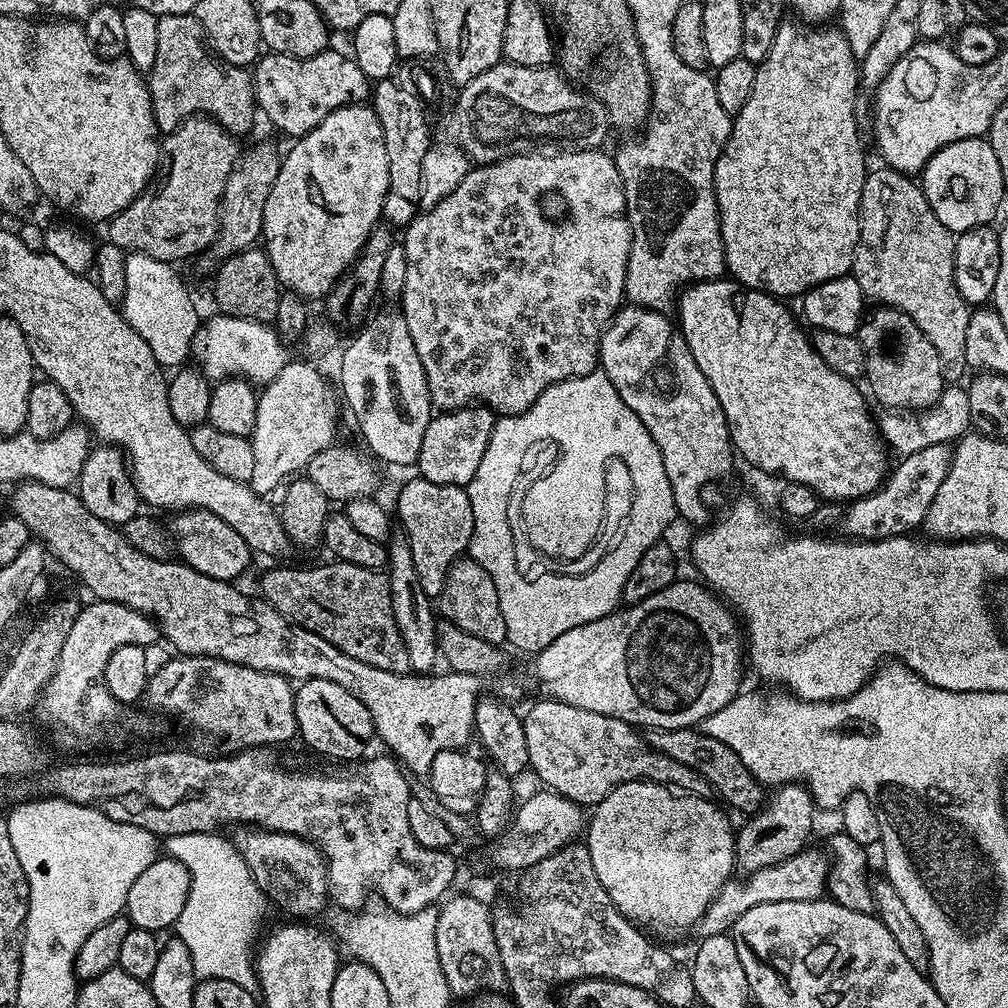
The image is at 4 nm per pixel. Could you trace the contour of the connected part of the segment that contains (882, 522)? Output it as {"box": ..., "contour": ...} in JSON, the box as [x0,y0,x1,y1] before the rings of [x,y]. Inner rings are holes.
{"box":[842,444,952,540],"contour":[[[947,444],[923,447],[922,450],[903,457],[899,461],[901,464],[897,468],[895,465],[887,473],[884,483],[875,492],[871,492],[868,496],[862,496],[858,500],[851,501],[845,507],[842,521],[843,535],[852,540],[885,540],[886,538],[915,533],[915,528],[919,529],[923,525],[926,514],[930,510],[930,502],[934,502],[934,498],[938,494],[938,486],[942,486],[942,481],[946,479],[951,461],[952,448]]]}

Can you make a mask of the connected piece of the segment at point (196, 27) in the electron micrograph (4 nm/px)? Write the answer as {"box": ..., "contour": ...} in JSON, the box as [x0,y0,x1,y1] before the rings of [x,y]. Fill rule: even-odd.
{"box":[147,15,258,138],"contour":[[[195,15],[159,17],[158,58],[154,58],[154,66],[147,77],[147,82],[152,99],[152,113],[156,119],[157,129],[161,133],[170,133],[188,117],[203,114],[218,121],[227,132],[231,132],[233,136],[240,138],[243,137],[243,132],[251,130],[256,116],[258,120],[256,92],[252,89],[251,75],[243,67],[226,64],[213,55]]]}

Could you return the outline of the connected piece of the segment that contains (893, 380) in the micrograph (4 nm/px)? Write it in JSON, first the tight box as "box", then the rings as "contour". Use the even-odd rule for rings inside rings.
{"box":[858,306,946,410],"contour":[[[876,306],[860,321],[858,335],[864,351],[864,375],[876,400],[888,410],[921,410],[935,404],[946,387],[946,381],[934,346],[914,326],[906,314],[896,308]]]}

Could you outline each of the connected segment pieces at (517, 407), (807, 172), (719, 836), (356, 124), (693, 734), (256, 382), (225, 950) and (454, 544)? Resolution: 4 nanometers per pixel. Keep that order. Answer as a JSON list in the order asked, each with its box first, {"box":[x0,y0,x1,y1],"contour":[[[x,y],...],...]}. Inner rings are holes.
[{"box":[402,147,632,416],"contour":[[[585,147],[574,152],[560,152],[557,156],[538,151],[529,150],[469,167],[462,182],[458,182],[446,198],[433,208],[421,211],[403,229],[406,286],[402,293],[402,315],[406,318],[406,330],[410,330],[410,338],[414,338],[414,346],[426,374],[432,407],[440,412],[452,412],[455,408],[467,408],[477,403],[491,408],[500,416],[517,416],[534,404],[550,385],[597,371],[600,333],[625,303],[624,283],[632,235],[628,218],[624,215],[624,183],[615,159],[609,153],[607,156],[604,150]]]},{"box":[712,22,866,298],"contour":[[[781,22],[776,26],[774,46],[770,46],[770,54],[766,54],[766,58],[757,67],[754,90],[750,90],[750,98],[746,98],[746,106],[742,106],[742,110],[732,121],[732,132],[728,136],[722,154],[716,159],[712,181],[716,191],[716,208],[720,212],[724,262],[731,279],[749,290],[767,292],[769,296],[800,298],[822,282],[830,282],[834,278],[851,273],[860,233],[860,199],[866,167],[864,168],[864,146],[860,142],[860,134],[856,126],[856,92],[861,91],[858,57],[850,50],[839,27],[813,26],[807,22],[788,23]]]},{"box":[586,780,736,933],"contour":[[[635,780],[618,786],[606,794],[601,804],[595,805],[593,812],[596,813],[586,824],[586,843],[594,874],[598,874],[598,882],[602,882],[617,910],[641,929],[649,933],[695,929],[706,906],[710,906],[718,890],[733,875],[736,868],[734,824],[732,828],[729,813],[719,803],[712,802],[702,796],[689,796],[667,784]]]},{"box":[262,103,390,298],"contour":[[[367,103],[347,104],[345,108],[339,108],[329,112],[324,121],[314,130],[310,130],[305,136],[299,137],[296,144],[289,150],[280,161],[278,178],[270,190],[270,198],[266,198],[266,210],[264,211],[264,230],[262,233],[262,247],[268,253],[270,262],[276,271],[276,277],[280,279],[281,285],[289,292],[296,292],[299,296],[311,298],[323,298],[327,296],[330,289],[336,284],[336,280],[344,271],[351,266],[358,258],[366,238],[381,223],[382,213],[384,211],[384,199],[386,190],[390,182],[390,166],[388,165],[388,155],[386,154],[386,142],[384,141],[384,126],[380,123],[379,116],[376,115],[376,109]]]},{"box":[646,727,766,814],"contour":[[[690,727],[650,728],[647,729],[646,739],[651,748],[658,749],[662,754],[674,758],[674,762],[682,762],[682,766],[690,766],[698,774],[702,774],[713,793],[717,797],[720,795],[719,799],[729,809],[737,808],[743,814],[751,814],[757,812],[764,803],[766,792],[760,781],[752,777],[746,766],[742,766],[738,754],[734,754],[734,750],[730,750],[730,746],[726,746],[718,738],[707,736],[703,730]]]},{"box":[190,314,290,386],"contour":[[[216,314],[213,320],[205,319],[201,323],[192,340],[190,356],[210,382],[238,376],[253,386],[263,386],[278,378],[280,371],[290,363],[288,348],[283,343],[287,344],[272,324]]]},{"box":[166,832,266,993],"contour":[[[191,832],[169,836],[166,844],[168,844],[167,855],[173,860],[182,862],[182,866],[186,866],[186,870],[192,874],[190,894],[186,898],[186,906],[182,906],[182,914],[178,914],[176,919],[174,936],[184,942],[186,948],[190,950],[194,974],[200,980],[226,978],[226,982],[238,982],[238,986],[255,993],[258,981],[254,963],[254,945],[257,943],[256,931],[264,920],[266,897],[254,882],[250,866],[246,866],[244,856],[237,851],[231,839],[224,837],[223,840],[216,832]]]},{"box":[395,478,474,598],"contour":[[[423,478],[415,479],[401,486],[396,496],[395,515],[399,527],[410,542],[414,570],[418,570],[418,586],[422,586],[428,597],[436,598],[446,585],[447,572],[452,564],[468,551],[474,530],[474,510],[470,510],[470,498],[464,488]]]}]

